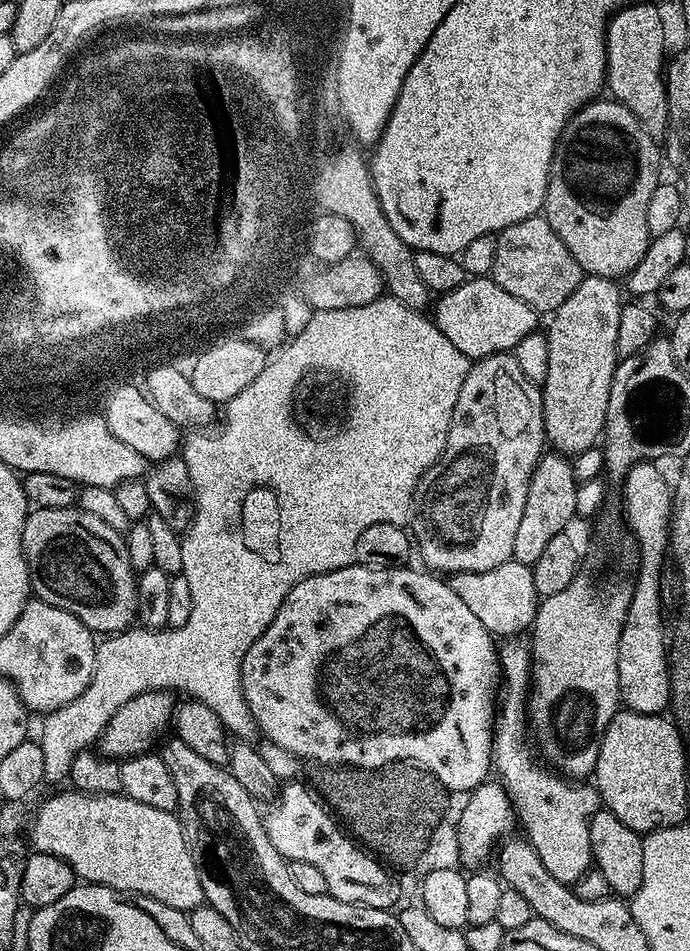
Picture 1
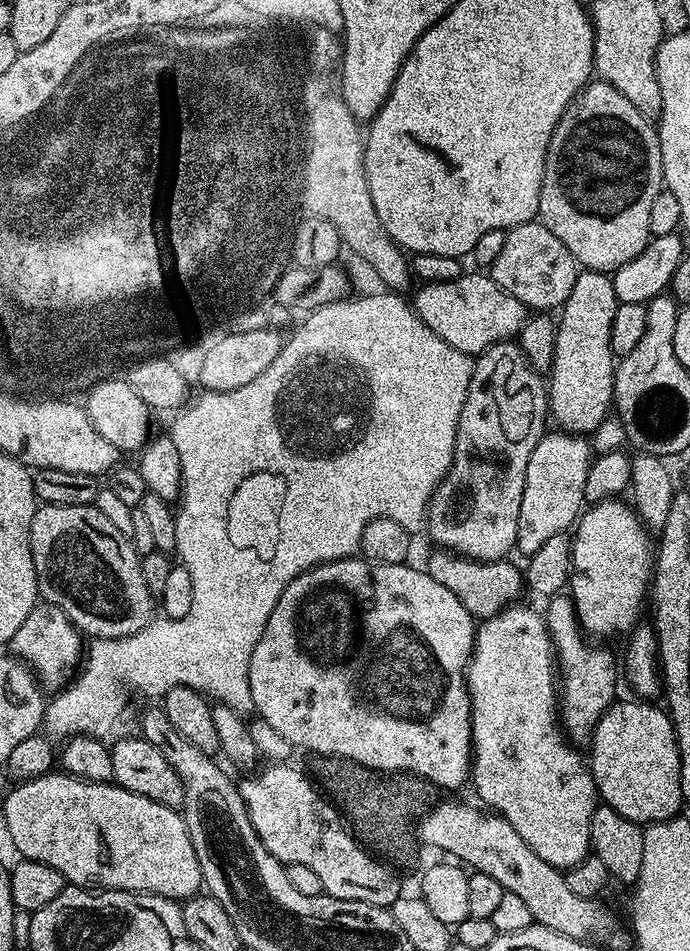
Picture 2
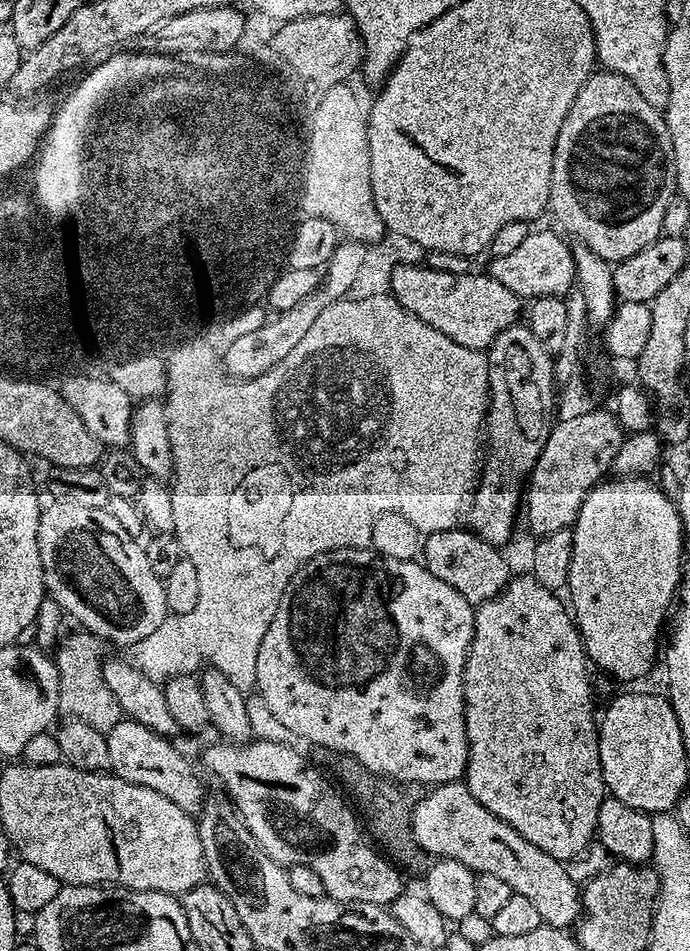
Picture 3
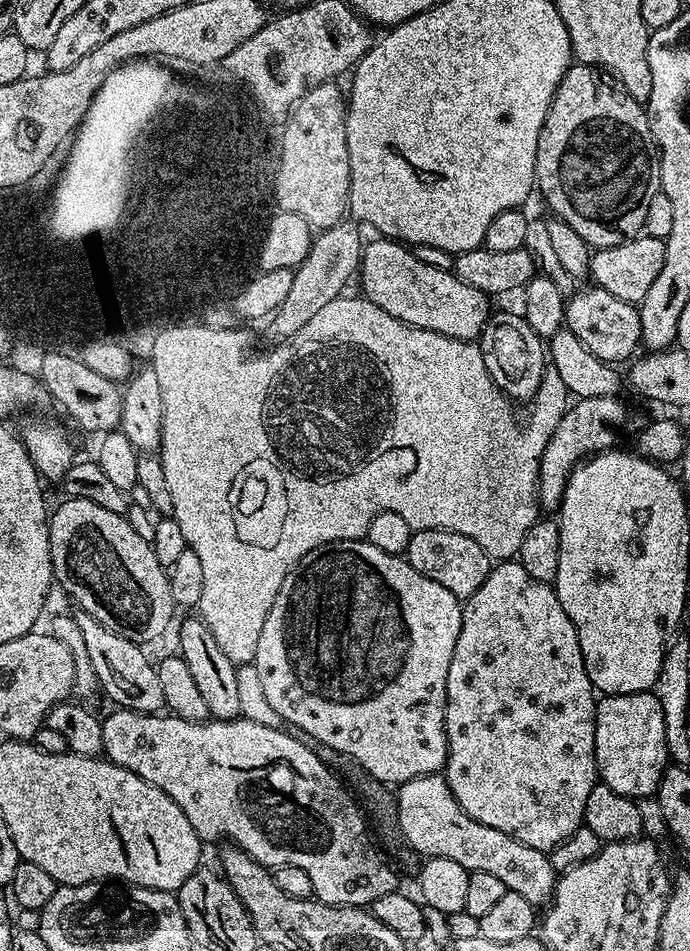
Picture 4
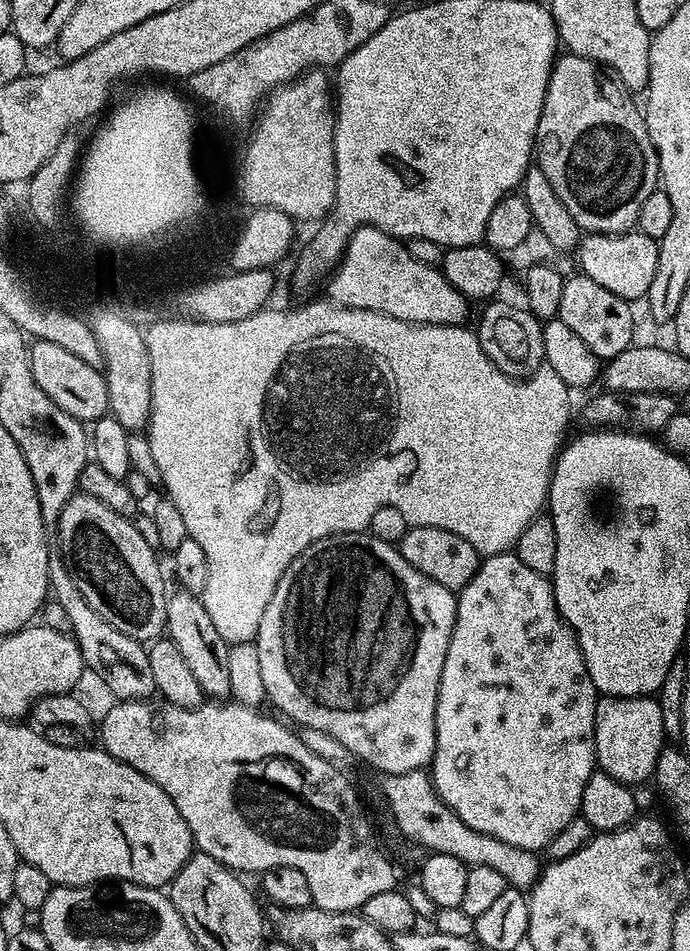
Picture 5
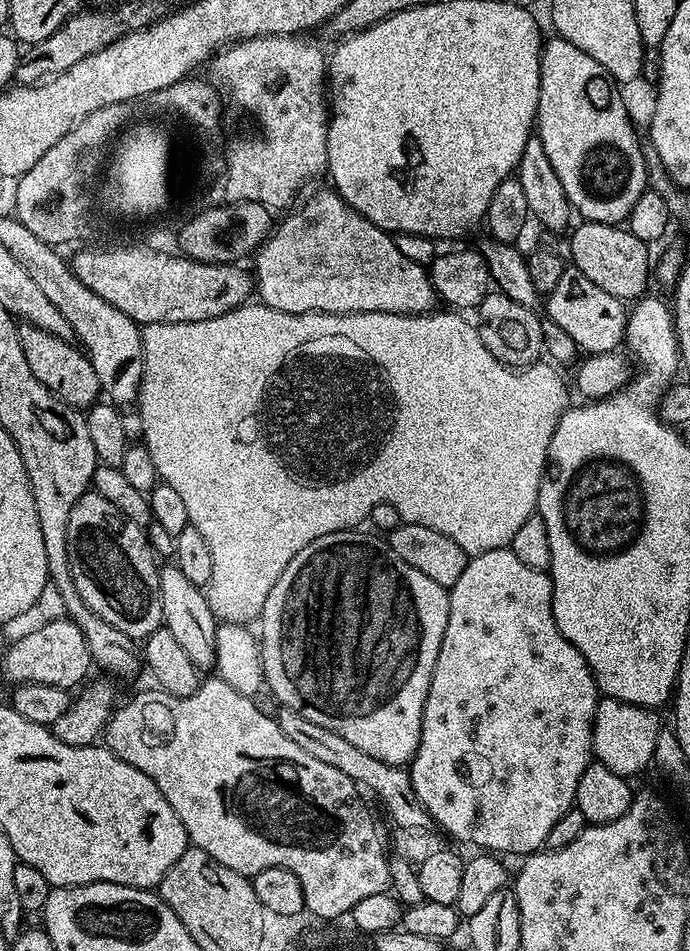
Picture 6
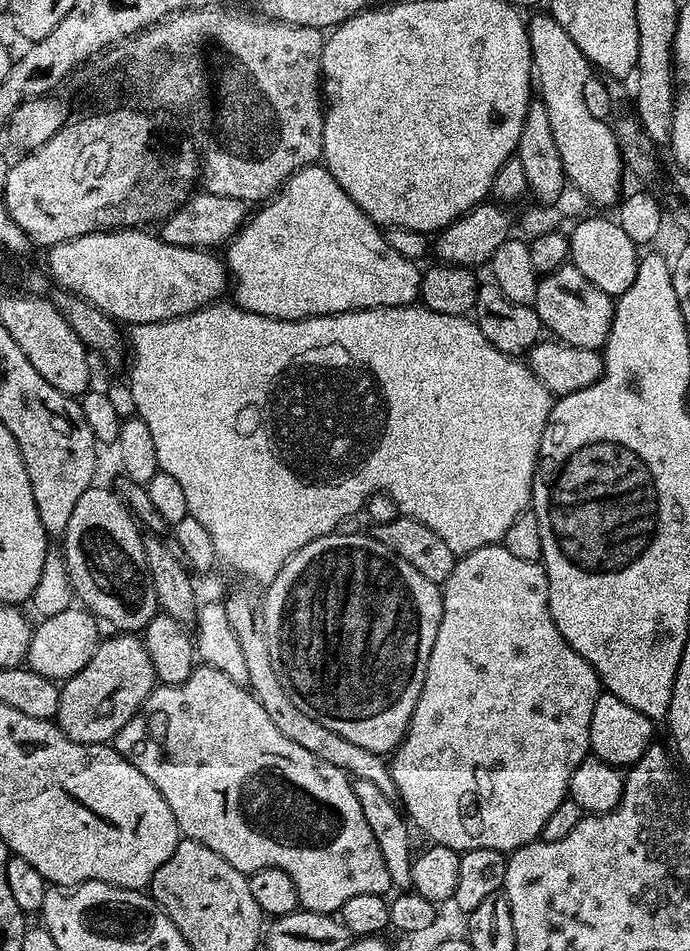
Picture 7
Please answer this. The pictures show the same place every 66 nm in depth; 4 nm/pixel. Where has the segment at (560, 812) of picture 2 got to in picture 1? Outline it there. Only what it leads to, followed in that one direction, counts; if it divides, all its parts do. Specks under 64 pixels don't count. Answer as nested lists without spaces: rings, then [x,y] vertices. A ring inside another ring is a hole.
[[[512,638],[501,643],[498,648],[498,664],[502,669],[502,699],[494,721],[492,763],[495,775],[500,775],[499,783],[512,803],[519,827],[524,827],[523,835],[538,858],[542,858],[542,866],[546,866],[546,870],[550,870],[550,874],[558,878],[558,882],[571,886],[578,878],[582,878],[582,874],[589,872],[594,864],[588,821],[601,807],[600,794],[591,783],[565,778],[551,767],[545,766],[534,752],[532,757],[532,752],[524,741],[532,654],[529,645],[522,641],[520,638]]]

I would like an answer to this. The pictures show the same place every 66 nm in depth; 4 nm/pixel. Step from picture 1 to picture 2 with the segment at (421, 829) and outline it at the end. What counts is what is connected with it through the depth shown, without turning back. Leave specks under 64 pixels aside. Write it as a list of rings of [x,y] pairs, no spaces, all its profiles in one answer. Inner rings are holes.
[[[312,754],[307,759],[309,768],[307,771],[310,773],[311,779],[318,782],[319,787],[326,793],[327,799],[335,804],[342,813],[347,827],[369,852],[383,858],[389,865],[395,866],[397,869],[415,862],[416,851],[421,851],[422,848],[418,839],[420,823],[425,814],[438,803],[436,785],[426,778],[414,775],[413,772],[382,772],[379,768],[365,768],[362,764],[345,762],[338,756]]]

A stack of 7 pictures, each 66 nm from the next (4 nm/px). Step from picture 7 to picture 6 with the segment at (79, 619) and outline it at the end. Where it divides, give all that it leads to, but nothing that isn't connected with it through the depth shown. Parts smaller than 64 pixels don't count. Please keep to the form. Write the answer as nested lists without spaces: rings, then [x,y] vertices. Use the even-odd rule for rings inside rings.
[[[61,620],[41,623],[34,634],[7,645],[8,653],[4,656],[4,676],[9,685],[49,684],[59,688],[75,689],[75,684],[93,667],[92,655],[86,646],[86,638],[74,621]]]

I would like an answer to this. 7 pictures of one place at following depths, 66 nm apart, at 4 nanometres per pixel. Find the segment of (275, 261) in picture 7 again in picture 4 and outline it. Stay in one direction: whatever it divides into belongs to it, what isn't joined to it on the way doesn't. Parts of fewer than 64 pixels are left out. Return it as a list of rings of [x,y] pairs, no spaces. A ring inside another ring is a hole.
[[[391,238],[376,239],[380,240],[372,240],[365,246],[364,257],[360,260],[360,284],[364,287],[362,289],[364,299],[374,302],[374,306],[382,306],[382,310],[415,328],[430,330],[459,340],[475,341],[479,337],[490,315],[489,293],[462,282],[462,278],[458,278],[455,271],[447,272],[438,270],[438,266],[426,266],[426,262],[419,260],[415,251],[403,243]]]

